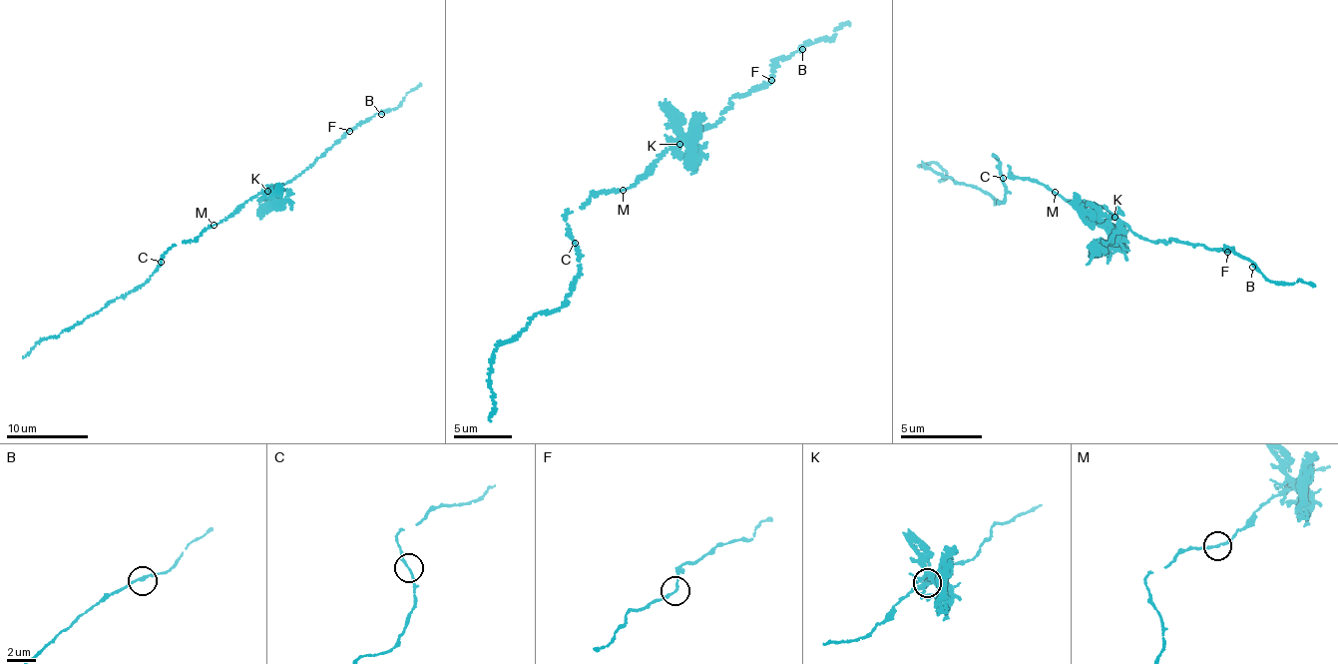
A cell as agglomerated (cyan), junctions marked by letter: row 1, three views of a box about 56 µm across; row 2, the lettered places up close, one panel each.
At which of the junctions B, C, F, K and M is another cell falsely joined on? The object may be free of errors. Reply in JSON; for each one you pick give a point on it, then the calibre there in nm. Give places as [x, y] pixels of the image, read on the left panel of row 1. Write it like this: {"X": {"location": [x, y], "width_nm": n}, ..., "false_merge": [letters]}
{"K": {"location": [267, 191], "width_nm": 300}, "false_merge": ["K"]}

